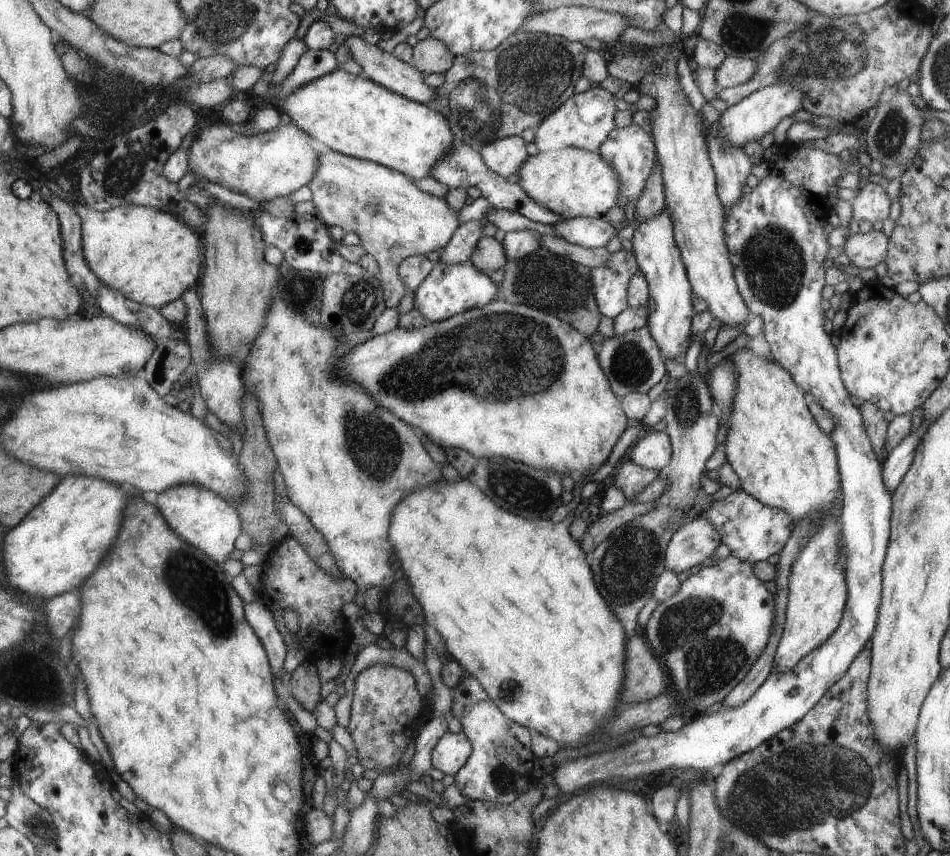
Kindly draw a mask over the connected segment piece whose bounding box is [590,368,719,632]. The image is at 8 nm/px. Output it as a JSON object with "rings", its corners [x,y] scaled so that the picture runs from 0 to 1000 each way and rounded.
{"rings":[[[737,430],[726,446],[712,446],[701,467],[701,505],[708,523],[703,542],[694,550],[694,557],[699,558],[703,565],[701,572],[693,584],[687,585],[688,591],[684,598],[669,603],[667,607],[648,617],[621,648],[621,661],[624,664],[628,686],[642,710],[649,716],[659,738],[669,734],[672,715],[688,694],[688,682],[701,665],[700,648],[703,647],[708,626],[729,606],[721,605],[718,600],[733,586],[741,542],[754,526],[756,491],[747,491],[752,486],[752,468],[747,465],[747,454],[743,451],[740,436]]]}

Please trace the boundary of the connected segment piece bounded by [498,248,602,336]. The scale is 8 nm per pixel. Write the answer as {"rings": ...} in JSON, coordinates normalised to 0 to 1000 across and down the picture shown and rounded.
{"rings":[[[573,290],[562,292],[547,304],[534,304],[531,311],[531,327],[524,336],[524,349],[537,355],[552,355],[573,361],[601,379],[617,393],[627,388],[633,362],[627,360],[627,338],[624,333],[623,315],[596,299],[577,294]]]}

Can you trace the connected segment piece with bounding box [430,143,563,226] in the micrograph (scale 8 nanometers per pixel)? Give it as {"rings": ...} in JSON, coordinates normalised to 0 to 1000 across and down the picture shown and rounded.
{"rings":[[[481,167],[477,169],[477,176],[472,178],[469,182],[465,182],[465,187],[461,187],[460,194],[456,196],[453,201],[453,206],[458,208],[461,213],[468,215],[469,217],[480,220],[486,217],[493,220],[494,217],[501,217],[508,229],[512,230],[516,239],[522,243],[533,243],[533,245],[539,245],[539,248],[547,248],[549,252],[562,257],[562,259],[568,259],[568,262],[577,262],[577,264],[585,264],[589,262],[593,255],[587,252],[585,248],[577,245],[575,241],[566,238],[564,234],[560,234],[545,214],[537,215],[534,213],[529,206],[518,201],[511,192],[507,189],[507,183],[498,173],[495,173],[493,168]]]}

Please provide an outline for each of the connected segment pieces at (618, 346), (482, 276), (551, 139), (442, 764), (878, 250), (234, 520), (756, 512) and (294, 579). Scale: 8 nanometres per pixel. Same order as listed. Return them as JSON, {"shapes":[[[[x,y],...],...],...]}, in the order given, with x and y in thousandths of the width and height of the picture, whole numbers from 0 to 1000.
{"shapes":[[[[680,377],[678,382],[659,388],[658,391],[645,391],[632,403],[633,429],[651,463],[657,464],[664,458],[681,459],[701,437],[701,428],[697,423],[699,418],[695,416],[695,403],[688,396]]],[[[459,306],[446,329],[438,336],[436,359],[453,376],[465,376],[475,369],[495,361],[512,357],[520,350],[522,332],[516,327],[516,321],[499,313],[498,308],[465,308]]],[[[622,100],[616,107],[604,109],[577,139],[563,151],[562,168],[567,178],[608,172],[621,178],[632,176],[632,171],[644,157],[648,133],[648,113],[632,100]]],[[[467,855],[455,877],[456,897],[467,904],[480,904],[498,881],[498,868],[489,855]]],[[[892,264],[891,283],[887,287],[895,308],[904,314],[920,313],[936,294],[936,279],[929,270],[916,269],[913,273],[895,273]]],[[[187,565],[166,577],[165,593],[177,610],[180,618],[198,632],[204,640],[212,641],[217,650],[223,651],[229,659],[236,659],[244,643],[246,633],[253,626],[253,606],[246,591],[240,591],[234,579],[227,575],[221,575],[219,570],[213,570],[208,565]]],[[[782,571],[752,586],[738,602],[759,621],[759,636],[764,636],[779,654],[791,658],[806,655],[813,647],[821,647],[835,621],[836,605],[832,599],[802,589]]],[[[307,626],[291,634],[275,661],[274,701],[287,717],[302,757],[314,755],[316,762],[322,764],[322,771],[328,772],[343,766],[362,766],[371,750],[371,736],[360,710],[375,699],[376,682],[349,673],[325,648],[321,637]]]]}

